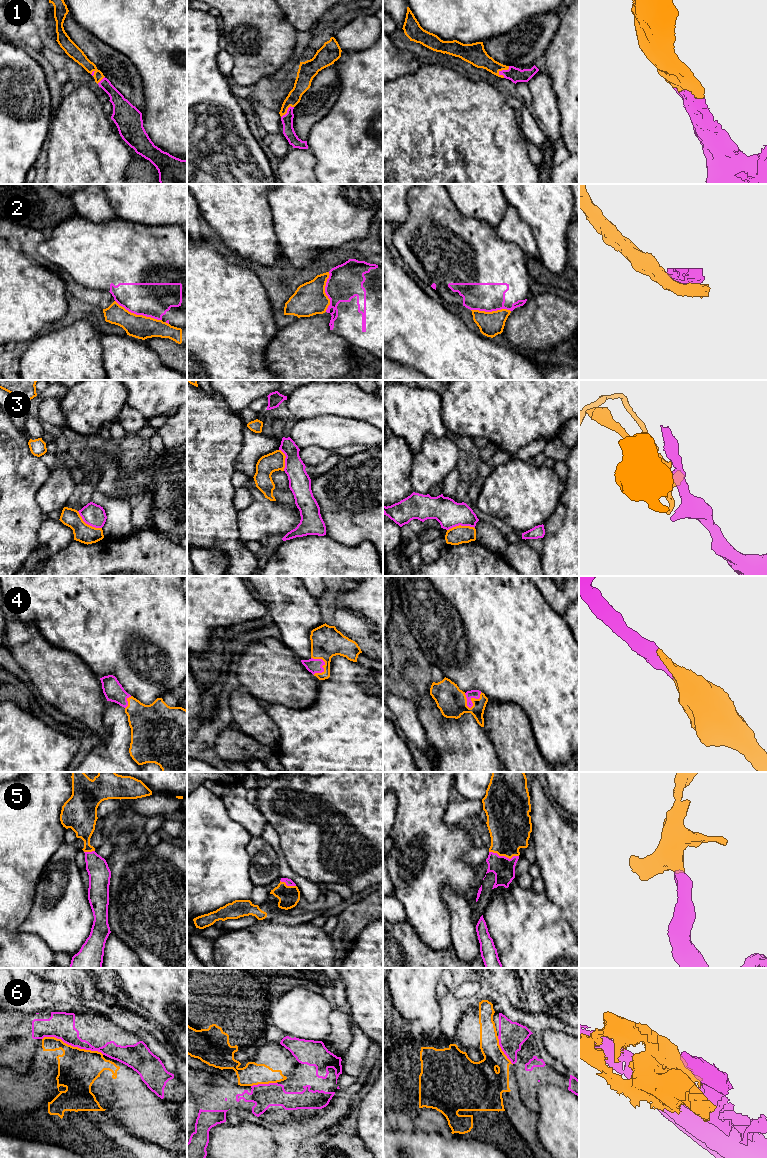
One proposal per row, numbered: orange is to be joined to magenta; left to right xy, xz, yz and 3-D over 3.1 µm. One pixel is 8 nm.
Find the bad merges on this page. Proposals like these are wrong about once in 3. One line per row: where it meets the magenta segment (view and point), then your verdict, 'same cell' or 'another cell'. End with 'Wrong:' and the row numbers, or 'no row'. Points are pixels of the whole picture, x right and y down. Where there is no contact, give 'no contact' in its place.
1: contact yz (503, 70); same cell
2: contact xy (138, 314); another cell
3: contact xy (88, 524); another cell
4: contact yz (473, 697); same cell
5: contact yz (504, 856); same cell
6: contact xy (73, 1046); another cell
Wrong: 2, 3, 6

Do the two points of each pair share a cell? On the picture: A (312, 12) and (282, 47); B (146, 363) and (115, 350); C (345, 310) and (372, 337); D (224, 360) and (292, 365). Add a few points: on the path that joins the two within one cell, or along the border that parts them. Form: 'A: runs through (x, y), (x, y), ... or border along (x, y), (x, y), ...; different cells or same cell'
A: border along (283, 11), (286, 19), (299, 32); different cells
B: runs through (138, 363), (130, 363), (123, 356); same cell
C: runs through (349, 319), (349, 323), (363, 337); same cell
D: border along (272, 340), (265, 351), (265, 363), (269, 369); different cells

